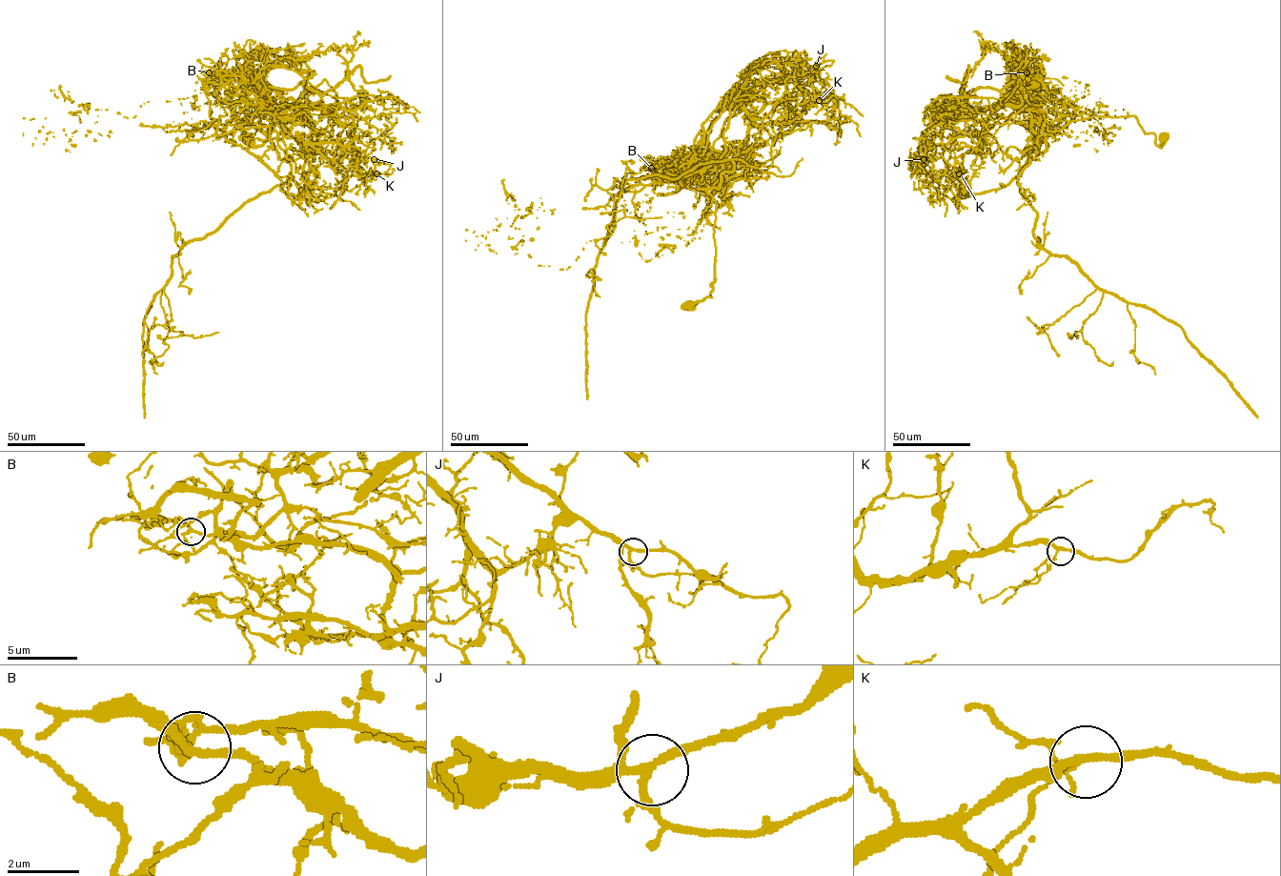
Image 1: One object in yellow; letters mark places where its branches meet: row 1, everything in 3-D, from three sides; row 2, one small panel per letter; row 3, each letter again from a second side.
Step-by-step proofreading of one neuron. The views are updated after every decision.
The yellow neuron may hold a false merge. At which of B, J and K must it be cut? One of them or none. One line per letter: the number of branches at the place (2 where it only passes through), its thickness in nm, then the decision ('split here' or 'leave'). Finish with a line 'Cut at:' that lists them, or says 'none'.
B: branches 4; calibre 190 nm; split here
J: branches 4; calibre 220 nm; leave
K: branches 4; calibre 200 nm; leave
Cut at: B

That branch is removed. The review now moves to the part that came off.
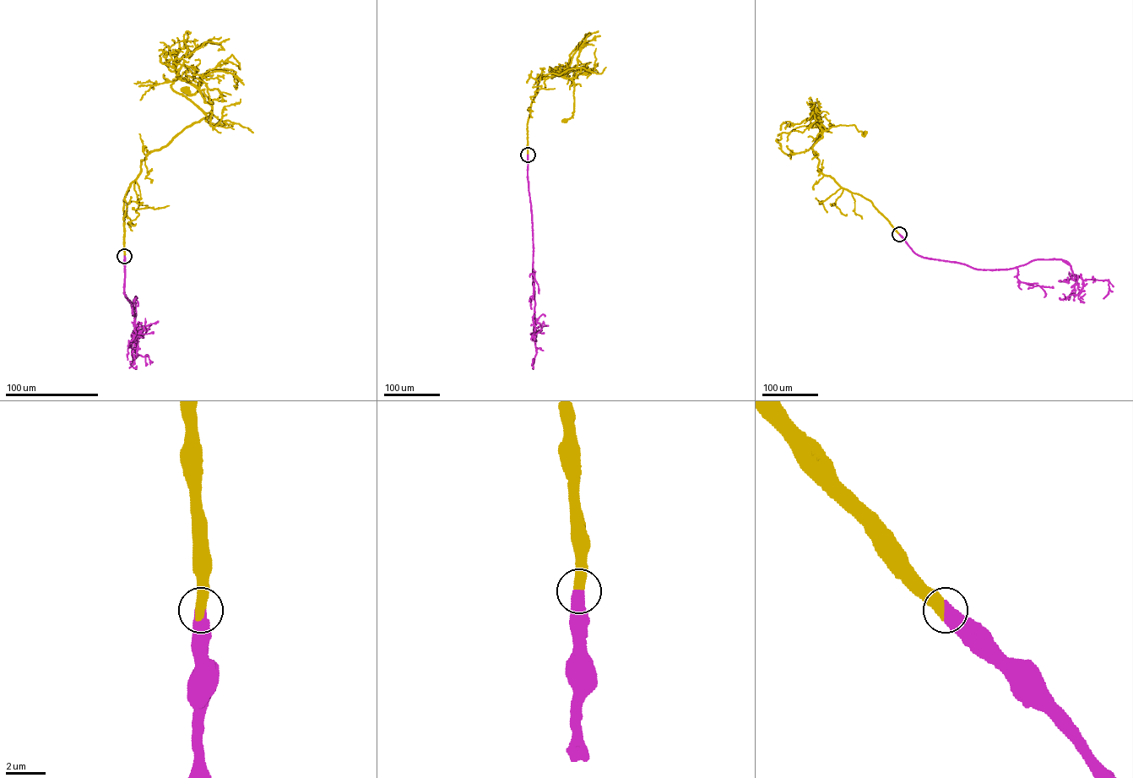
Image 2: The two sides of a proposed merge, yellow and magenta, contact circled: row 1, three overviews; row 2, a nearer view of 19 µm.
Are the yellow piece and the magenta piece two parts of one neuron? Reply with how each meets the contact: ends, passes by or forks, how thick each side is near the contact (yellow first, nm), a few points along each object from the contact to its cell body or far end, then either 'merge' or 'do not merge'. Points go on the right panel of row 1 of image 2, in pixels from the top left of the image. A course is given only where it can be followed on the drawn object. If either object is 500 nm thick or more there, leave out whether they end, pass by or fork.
calibres 550 and 600 nm; course yellow (899, 234), (870, 200), (841, 187), (817, 167), (819, 160), (811, 149), (823, 131), (854, 125), (864, 133); course magenta (899, 234), (920, 256), (977, 269), (1063, 259), (1083, 280), (1108, 280), (1103, 298); merge

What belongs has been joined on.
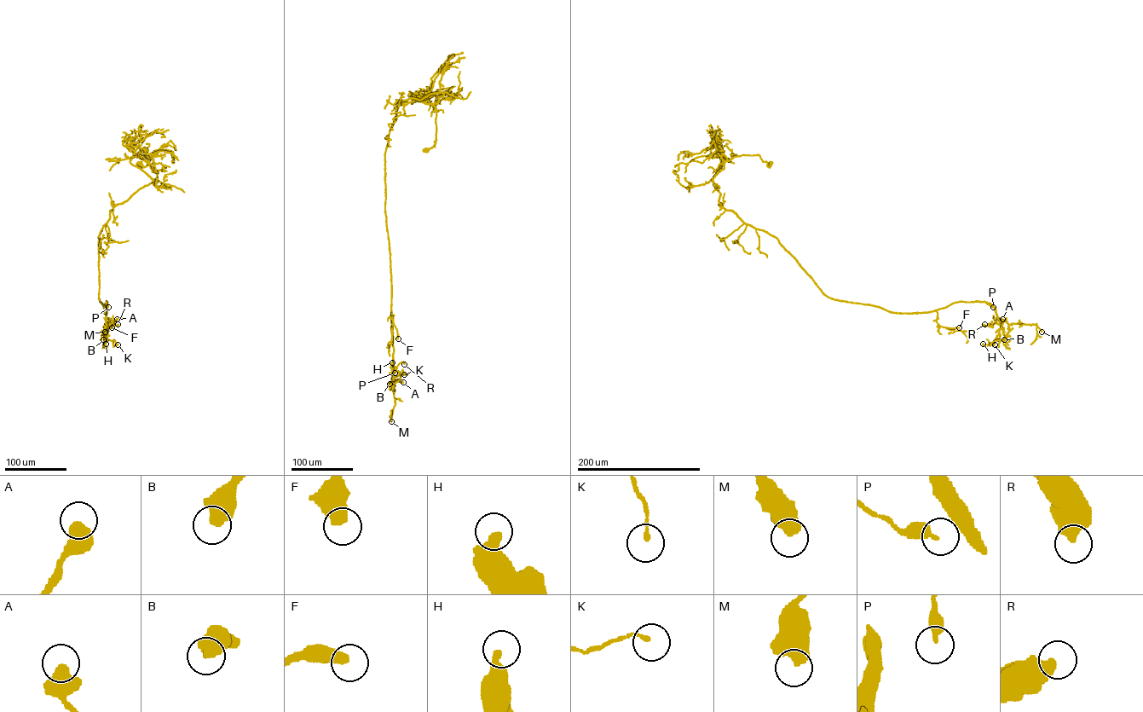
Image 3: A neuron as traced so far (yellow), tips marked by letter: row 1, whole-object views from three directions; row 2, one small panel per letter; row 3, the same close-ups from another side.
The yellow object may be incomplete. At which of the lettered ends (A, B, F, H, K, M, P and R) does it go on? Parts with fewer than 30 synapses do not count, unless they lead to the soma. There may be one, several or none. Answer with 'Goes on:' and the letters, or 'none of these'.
Goes on: none of these

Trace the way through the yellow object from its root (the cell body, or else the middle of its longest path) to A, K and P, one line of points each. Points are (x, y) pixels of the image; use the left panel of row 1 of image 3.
A: (139, 164), (149, 154), (156, 180), (117, 204), (99, 235), (106, 327), (117, 319)
K: (139, 164), (149, 154), (156, 180), (117, 204), (99, 235), (99, 299), (106, 338), (118, 344)
P: (139, 164), (149, 154), (156, 180), (117, 204), (99, 235), (99, 299), (105, 313), (106, 301), (108, 307)

